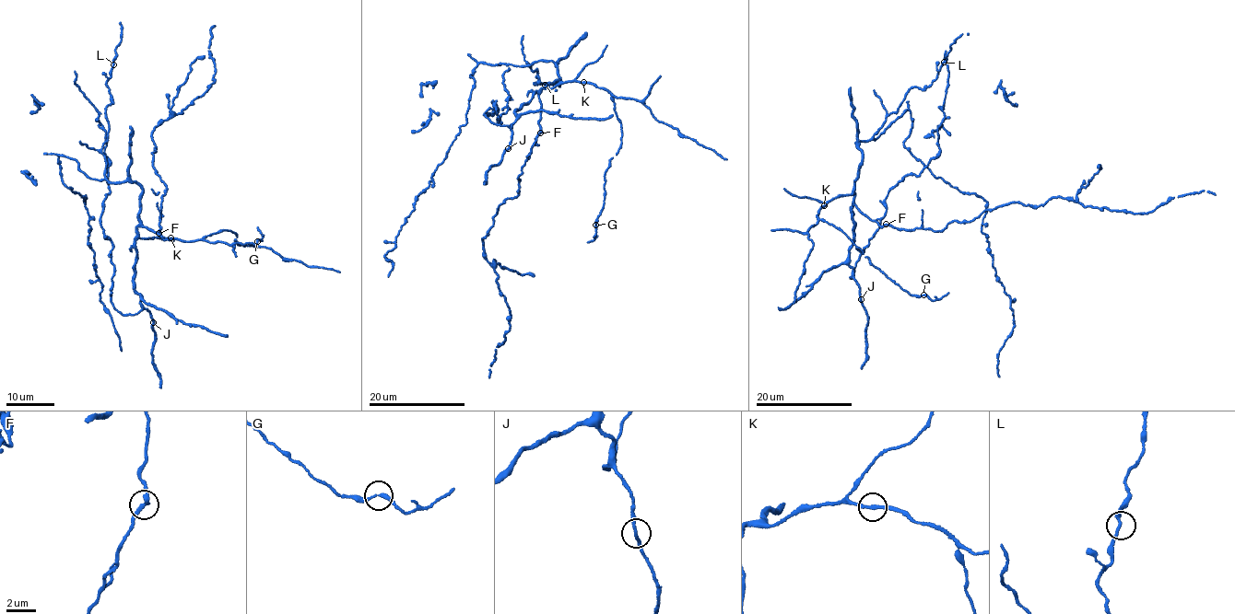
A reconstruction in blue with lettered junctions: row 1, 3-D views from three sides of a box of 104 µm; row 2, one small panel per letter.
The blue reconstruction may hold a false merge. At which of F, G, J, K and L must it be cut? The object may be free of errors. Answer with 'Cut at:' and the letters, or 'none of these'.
Cut at: none of these

